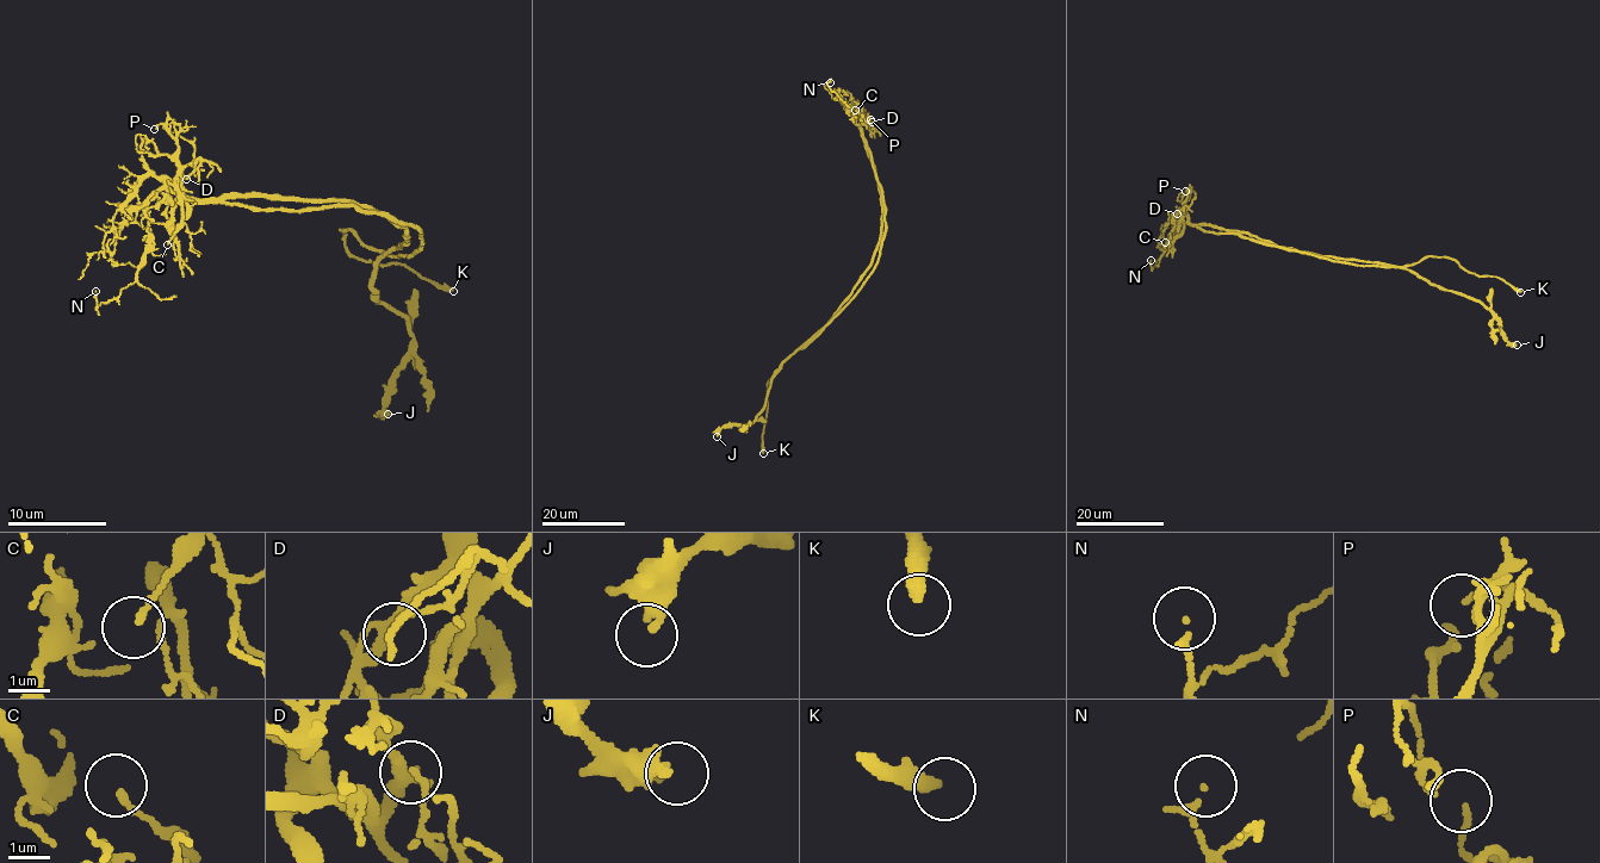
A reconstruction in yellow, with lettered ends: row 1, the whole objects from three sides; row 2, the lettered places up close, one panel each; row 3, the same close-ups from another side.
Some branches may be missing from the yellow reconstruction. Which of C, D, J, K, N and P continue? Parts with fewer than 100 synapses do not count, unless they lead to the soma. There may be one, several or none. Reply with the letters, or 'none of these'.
K

